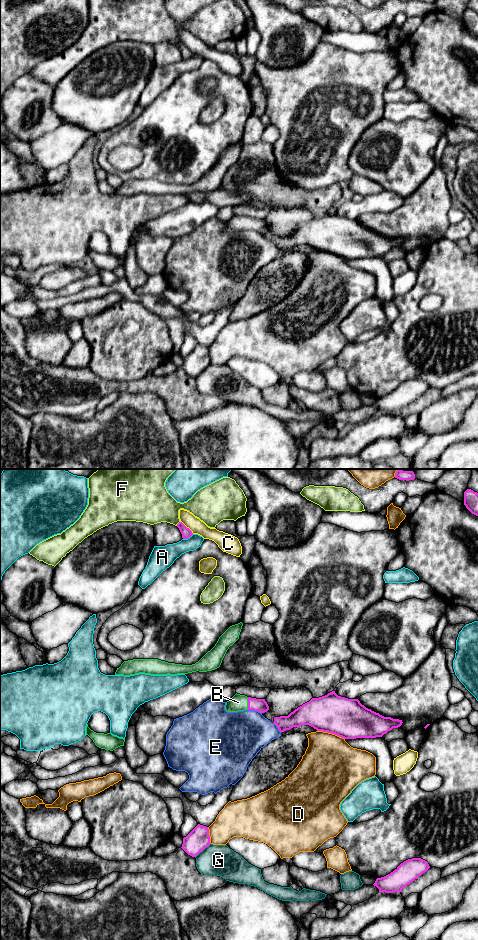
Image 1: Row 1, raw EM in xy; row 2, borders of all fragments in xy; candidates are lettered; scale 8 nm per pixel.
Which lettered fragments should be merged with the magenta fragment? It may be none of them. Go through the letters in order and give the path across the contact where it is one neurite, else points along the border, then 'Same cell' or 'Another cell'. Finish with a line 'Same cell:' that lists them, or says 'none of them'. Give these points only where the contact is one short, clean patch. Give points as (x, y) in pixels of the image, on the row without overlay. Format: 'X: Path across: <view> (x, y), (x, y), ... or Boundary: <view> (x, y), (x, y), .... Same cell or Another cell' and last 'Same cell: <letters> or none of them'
A: Another cell
B: Path across: xy (260, 225), (248, 223), (238, 222). Same cell
C: Another cell
D: Another cell
E: Another cell
F: Another cell
G: Another cell
Same cell: B

